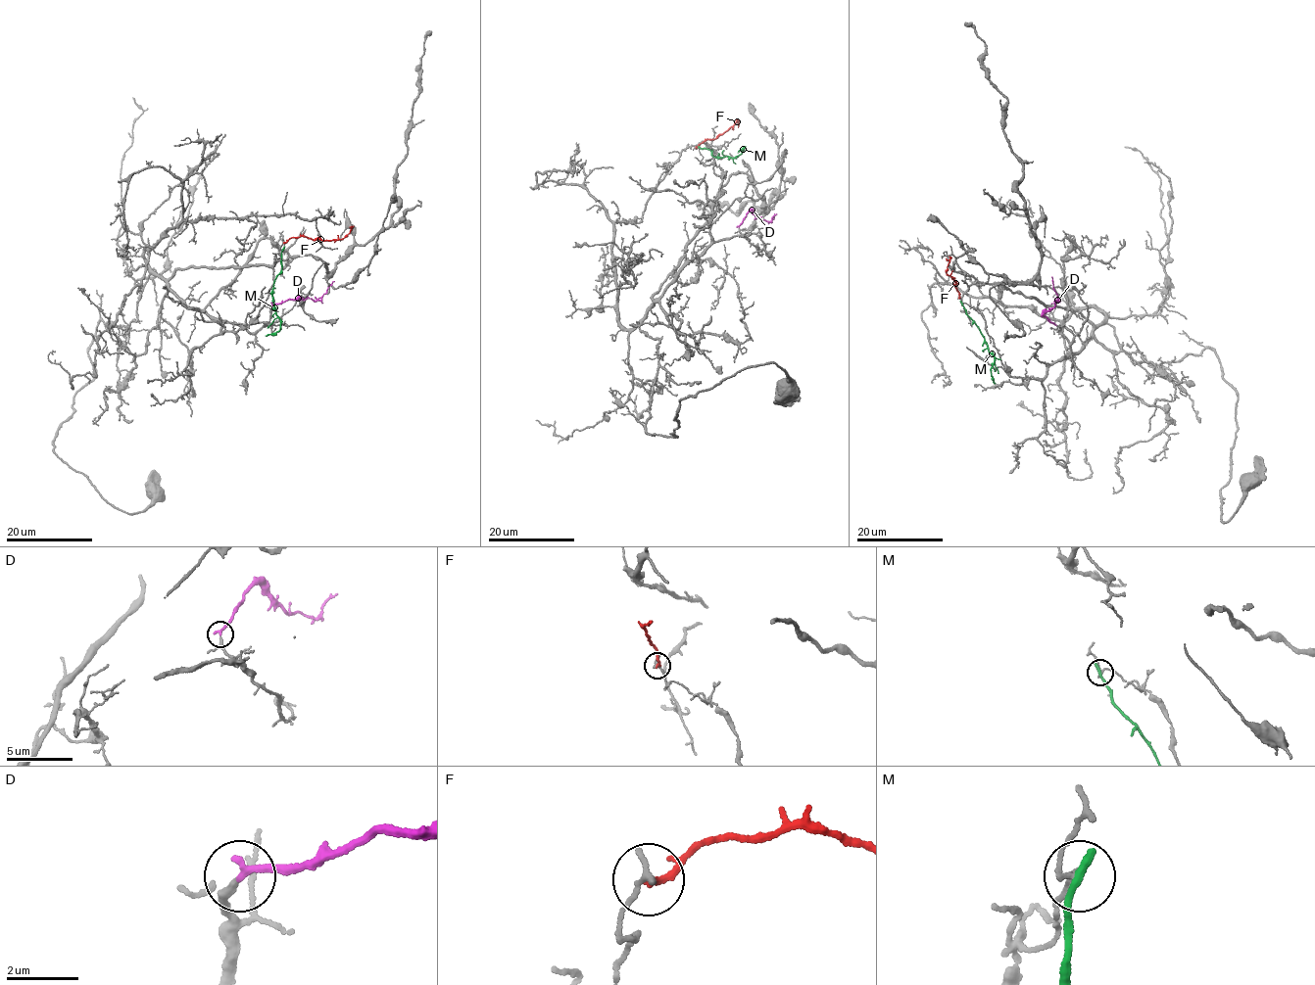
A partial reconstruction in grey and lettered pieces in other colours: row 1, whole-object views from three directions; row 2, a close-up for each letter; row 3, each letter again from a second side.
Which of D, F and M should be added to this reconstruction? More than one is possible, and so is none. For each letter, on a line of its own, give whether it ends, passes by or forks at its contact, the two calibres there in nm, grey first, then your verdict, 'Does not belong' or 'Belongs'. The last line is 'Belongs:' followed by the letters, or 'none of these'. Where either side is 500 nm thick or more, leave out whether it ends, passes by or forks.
D: It ends there. Thickness 140 nm (grey) against 200 nm. Belongs
F: It ends there. Thickness 170 nm (grey) against 200 nm. Does not belong
M: It ends there. Thickness 110 nm (grey) against 280 nm. Does not belong
Belongs: D

